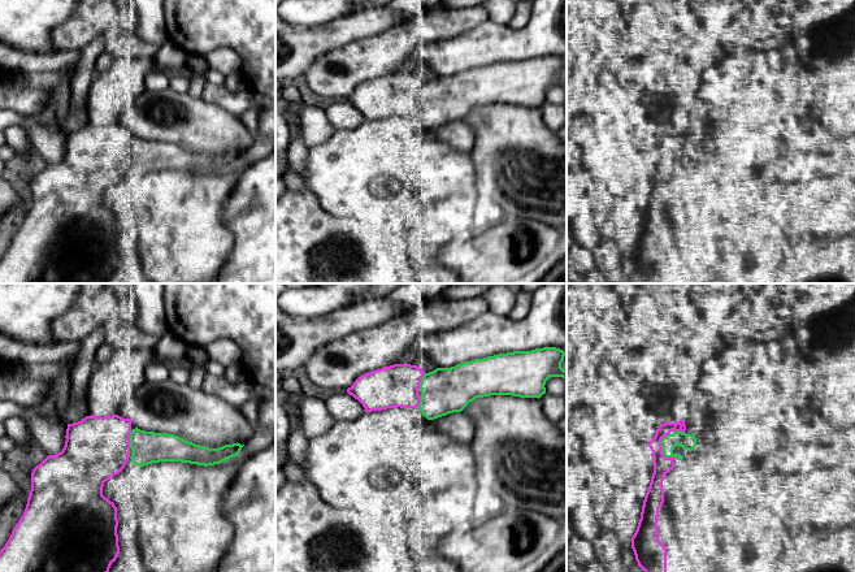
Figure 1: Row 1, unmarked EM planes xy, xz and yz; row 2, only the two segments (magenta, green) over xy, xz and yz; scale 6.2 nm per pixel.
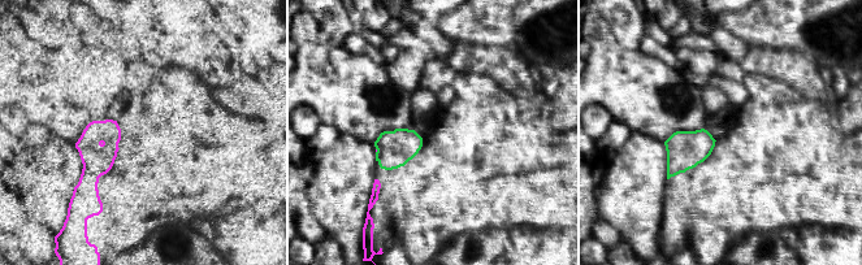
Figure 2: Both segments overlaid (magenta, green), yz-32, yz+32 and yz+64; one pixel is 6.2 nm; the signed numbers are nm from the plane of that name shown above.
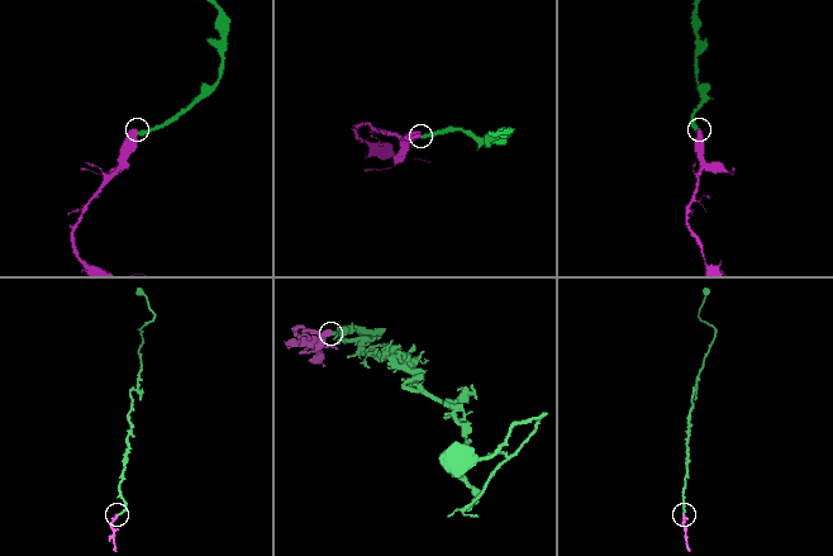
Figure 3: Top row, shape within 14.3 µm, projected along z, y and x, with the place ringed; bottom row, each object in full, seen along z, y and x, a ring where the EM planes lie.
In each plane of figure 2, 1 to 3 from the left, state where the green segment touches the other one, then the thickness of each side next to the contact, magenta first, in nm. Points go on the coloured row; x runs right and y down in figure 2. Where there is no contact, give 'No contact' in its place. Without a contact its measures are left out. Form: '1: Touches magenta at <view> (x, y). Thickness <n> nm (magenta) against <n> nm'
1: No contact
2: No contact
3: No contact

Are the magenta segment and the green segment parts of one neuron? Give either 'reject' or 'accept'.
accept

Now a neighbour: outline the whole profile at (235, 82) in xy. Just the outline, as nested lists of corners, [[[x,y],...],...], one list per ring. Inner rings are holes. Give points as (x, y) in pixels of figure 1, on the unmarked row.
[[[233,73],[225,77],[225,87],[233,92],[247,90],[247,83],[242,73]]]

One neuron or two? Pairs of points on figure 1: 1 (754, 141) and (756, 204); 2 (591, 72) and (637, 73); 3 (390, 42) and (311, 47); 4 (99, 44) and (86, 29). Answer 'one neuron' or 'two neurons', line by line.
1: one neuron
2: one neuron
3: two neurons
4: two neurons

